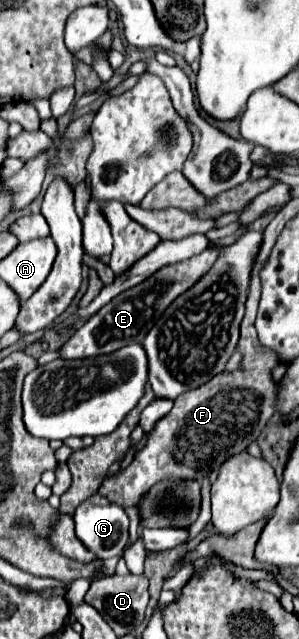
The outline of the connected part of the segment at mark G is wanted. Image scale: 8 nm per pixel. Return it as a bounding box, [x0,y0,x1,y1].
[74,495,128,559]

